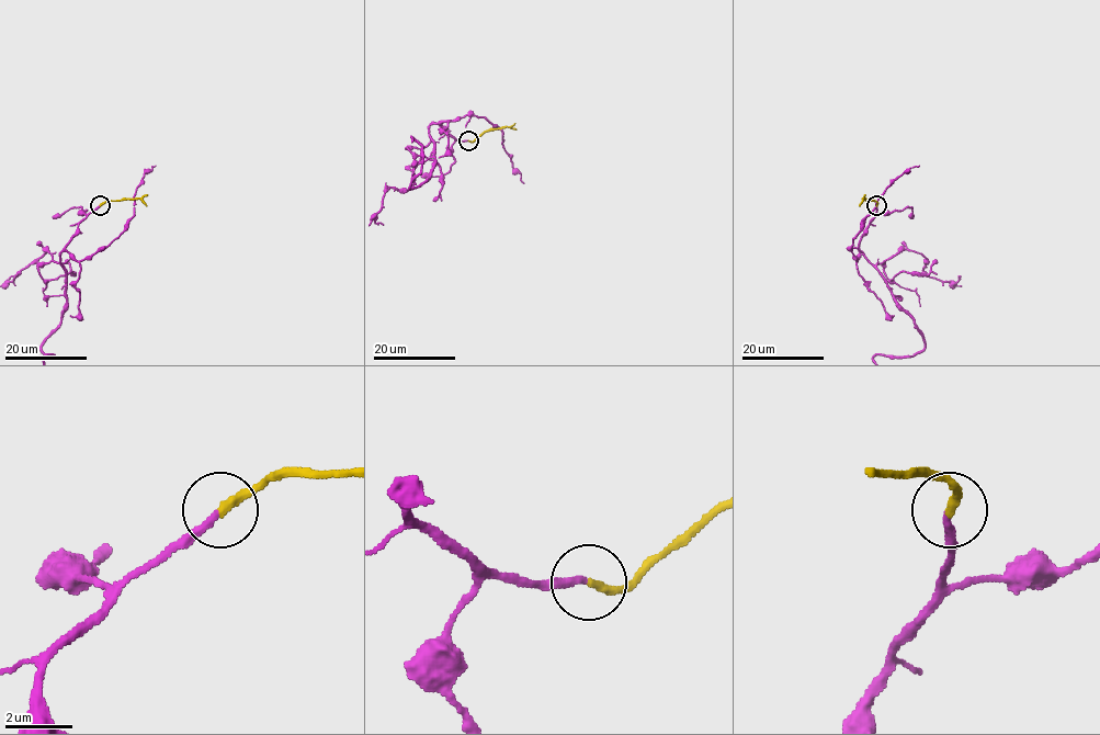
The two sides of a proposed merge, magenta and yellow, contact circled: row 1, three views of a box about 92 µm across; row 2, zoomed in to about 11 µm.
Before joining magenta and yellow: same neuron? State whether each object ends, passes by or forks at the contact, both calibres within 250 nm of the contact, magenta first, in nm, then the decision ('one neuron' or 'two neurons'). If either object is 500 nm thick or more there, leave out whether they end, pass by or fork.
magenta ends there; yellow ends there; 240 nm thick on the magenta side, 260 nm on the other; one neuron

